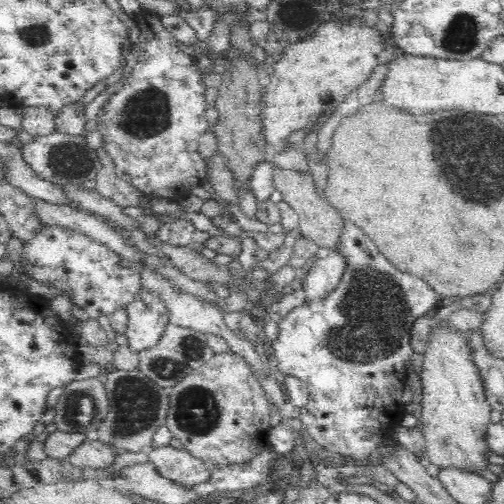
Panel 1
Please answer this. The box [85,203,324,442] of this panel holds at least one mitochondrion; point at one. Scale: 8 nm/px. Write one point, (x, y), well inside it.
(135, 405)

